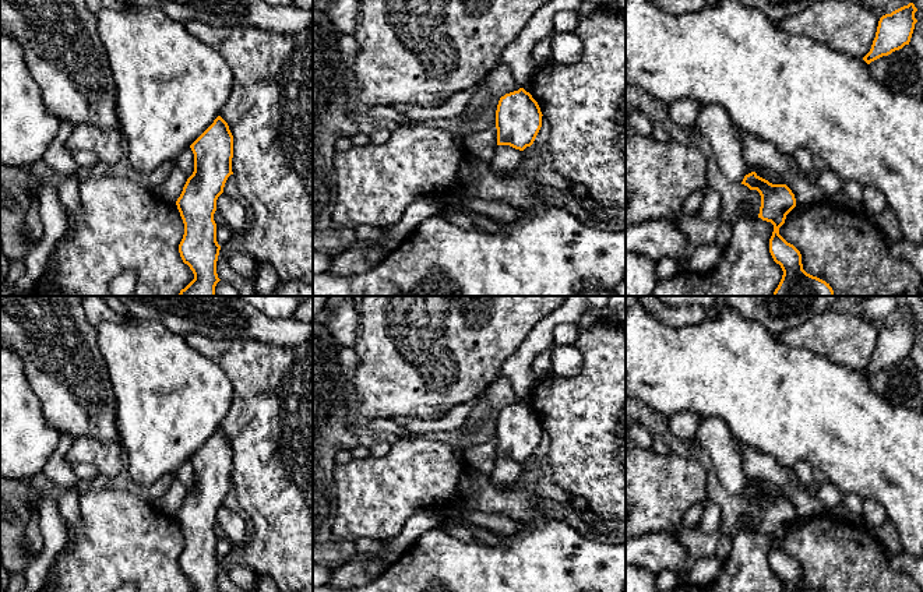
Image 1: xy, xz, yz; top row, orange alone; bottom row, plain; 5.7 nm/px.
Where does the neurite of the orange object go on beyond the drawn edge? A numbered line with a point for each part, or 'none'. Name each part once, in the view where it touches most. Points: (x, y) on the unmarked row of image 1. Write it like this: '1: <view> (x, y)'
none

